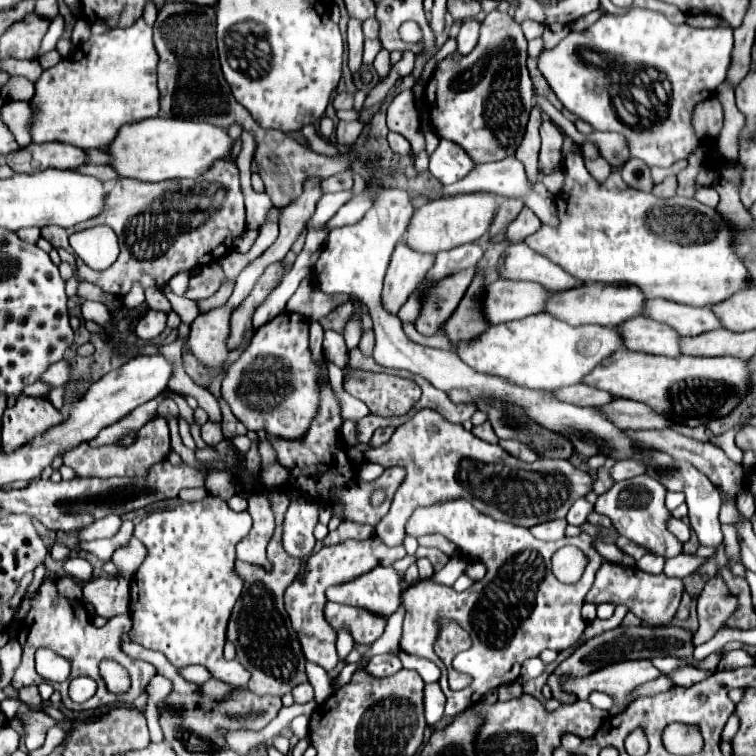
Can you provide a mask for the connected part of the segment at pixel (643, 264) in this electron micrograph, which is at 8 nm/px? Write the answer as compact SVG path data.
M578 153L564 159L566 187L556 197L560 227L540 227L524 241L550 261L582 281L626 281L638 285L650 299L668 299L686 305L718 305L752 285L734 247L732 223L714 207L686 197L660 199L630 189L620 173L598 185Z

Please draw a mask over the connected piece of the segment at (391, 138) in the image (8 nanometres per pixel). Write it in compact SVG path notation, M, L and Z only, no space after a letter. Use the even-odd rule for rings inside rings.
M390 131L388 133L388 143L390 143L390 149L398 155L408 155L410 153L410 143L400 135L400 133L394 133Z

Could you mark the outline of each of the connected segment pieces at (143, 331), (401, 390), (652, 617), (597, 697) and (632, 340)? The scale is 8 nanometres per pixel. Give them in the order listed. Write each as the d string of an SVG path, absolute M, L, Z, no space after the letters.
M150 309L136 325L136 335L142 341L152 341L156 339L162 331L166 329L166 313L164 311L154 311Z
M354 371L358 375L352 377L344 377L348 379L348 393L352 397L367 399L368 407L375 415L379 416L402 416L410 411L410 407L420 399L420 387L408 377L400 377L400 375L390 375L390 373L360 373Z
M604 561L596 573L592 589L586 595L586 601L596 603L596 605L598 603L616 603L616 605L622 603L642 621L646 621L650 625L664 625L674 617L682 591L684 591L682 579L666 577L664 573L650 575L650 573L640 571L638 567L620 567L620 565Z
M592 693L588 701L590 701L594 707L602 709L602 711L612 711L612 707L616 705L616 701L614 701L614 699L610 699L610 697L608 697L608 695L604 695L604 693Z
M638 317L622 323L618 331L622 331L620 335L624 339L624 347L632 351L666 357L680 355L680 335L672 327L666 327L666 323L658 323L648 317Z

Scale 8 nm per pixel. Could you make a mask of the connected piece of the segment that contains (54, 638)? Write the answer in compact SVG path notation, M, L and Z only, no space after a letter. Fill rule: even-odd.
M44 581L42 583L38 595L30 603L30 611L28 611L26 619L22 621L22 627L18 629L18 641L20 641L24 653L22 653L22 661L16 667L14 677L12 677L12 687L14 689L26 687L26 685L38 686L44 682L44 679L34 669L34 653L40 647L48 647L48 649L56 651L60 657L70 661L70 665L72 665L70 679L80 677L80 675L88 675L88 677L92 677L98 683L96 695L92 699L88 699L86 703L82 703L82 705L76 705L74 701L70 701L70 697L68 697L68 683L54 683L52 685L54 691L60 693L64 707L70 709L70 711L94 711L94 709L100 709L100 707L106 707L106 705L112 705L112 703L132 703L140 693L144 693L148 681L156 675L156 669L152 665L144 663L144 661L130 659L122 651L122 637L132 628L130 615L126 613L126 615L112 617L104 627L96 627L88 619L88 613L86 613L84 608L85 606L80 599L60 597L58 589L56 589L56 583L52 583L52 581ZM104 659L112 659L112 661L120 663L128 671L128 675L130 675L130 689L126 693L112 693L112 691L108 691L108 687L106 687L106 683L102 681L102 675L100 675L100 663Z

